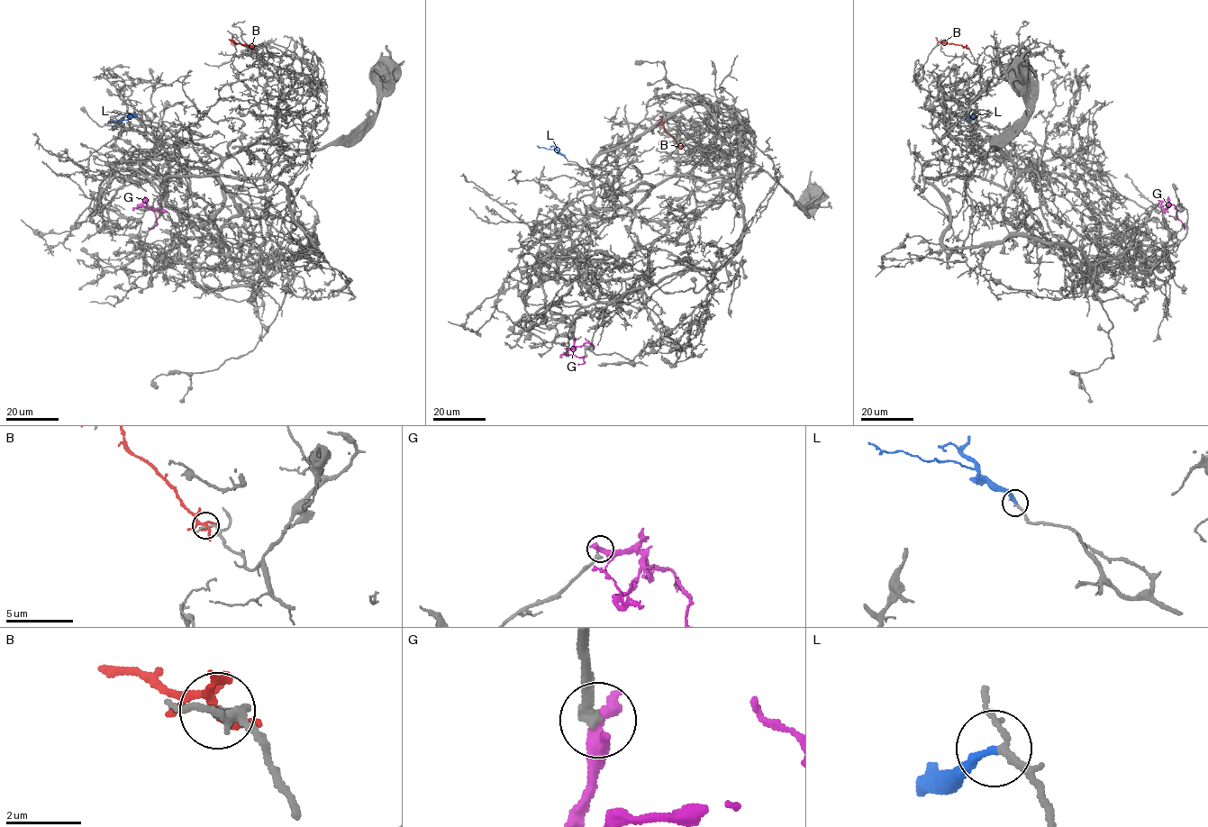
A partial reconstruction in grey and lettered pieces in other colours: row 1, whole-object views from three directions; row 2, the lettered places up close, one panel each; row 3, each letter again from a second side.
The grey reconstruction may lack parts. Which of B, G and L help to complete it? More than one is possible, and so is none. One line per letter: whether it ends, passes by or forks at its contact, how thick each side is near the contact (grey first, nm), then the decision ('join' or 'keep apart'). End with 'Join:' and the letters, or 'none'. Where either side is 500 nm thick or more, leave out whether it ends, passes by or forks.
B: it forks | 150/160 nm | keep apart
G: it passes by | 280/340 nm | keep apart
L: it ends | 150/240 nm | join
Join: L

